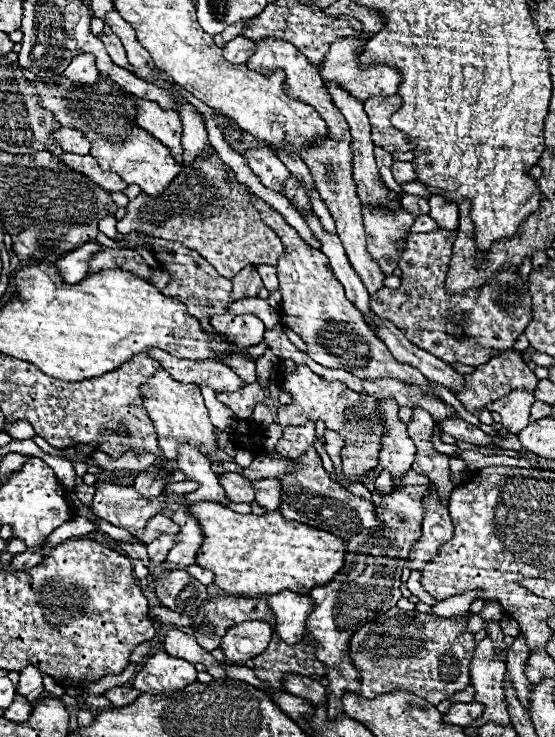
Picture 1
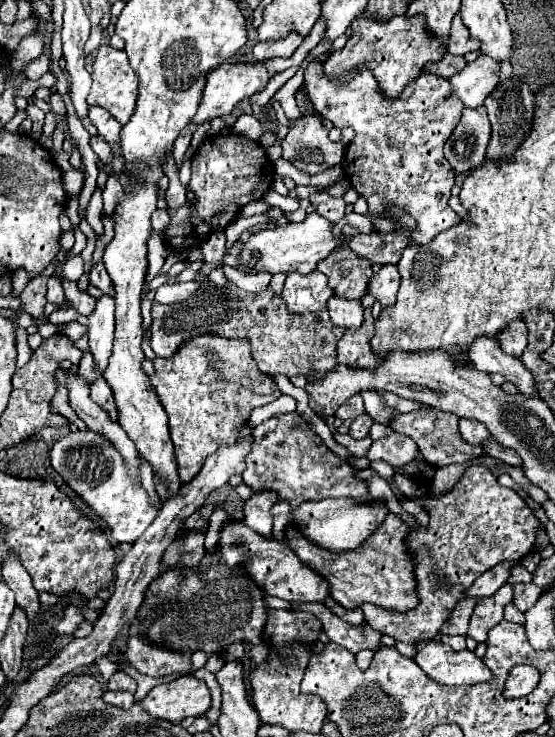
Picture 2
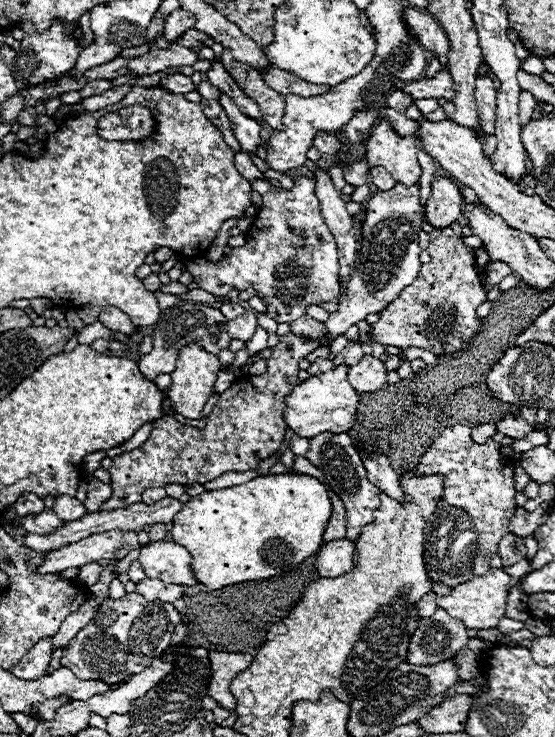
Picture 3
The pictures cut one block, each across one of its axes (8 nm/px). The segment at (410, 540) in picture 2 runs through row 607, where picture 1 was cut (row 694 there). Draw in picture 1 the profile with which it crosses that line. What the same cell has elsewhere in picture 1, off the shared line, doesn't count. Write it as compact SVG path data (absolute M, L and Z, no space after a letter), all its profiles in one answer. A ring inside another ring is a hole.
M390 608L374 622L358 628L350 638L350 658L358 670L362 696L374 698L382 692L408 690L430 704L440 704L464 690L470 684L470 664L476 646L472 634L464 630L466 620L468 616L440 618L436 614Z

